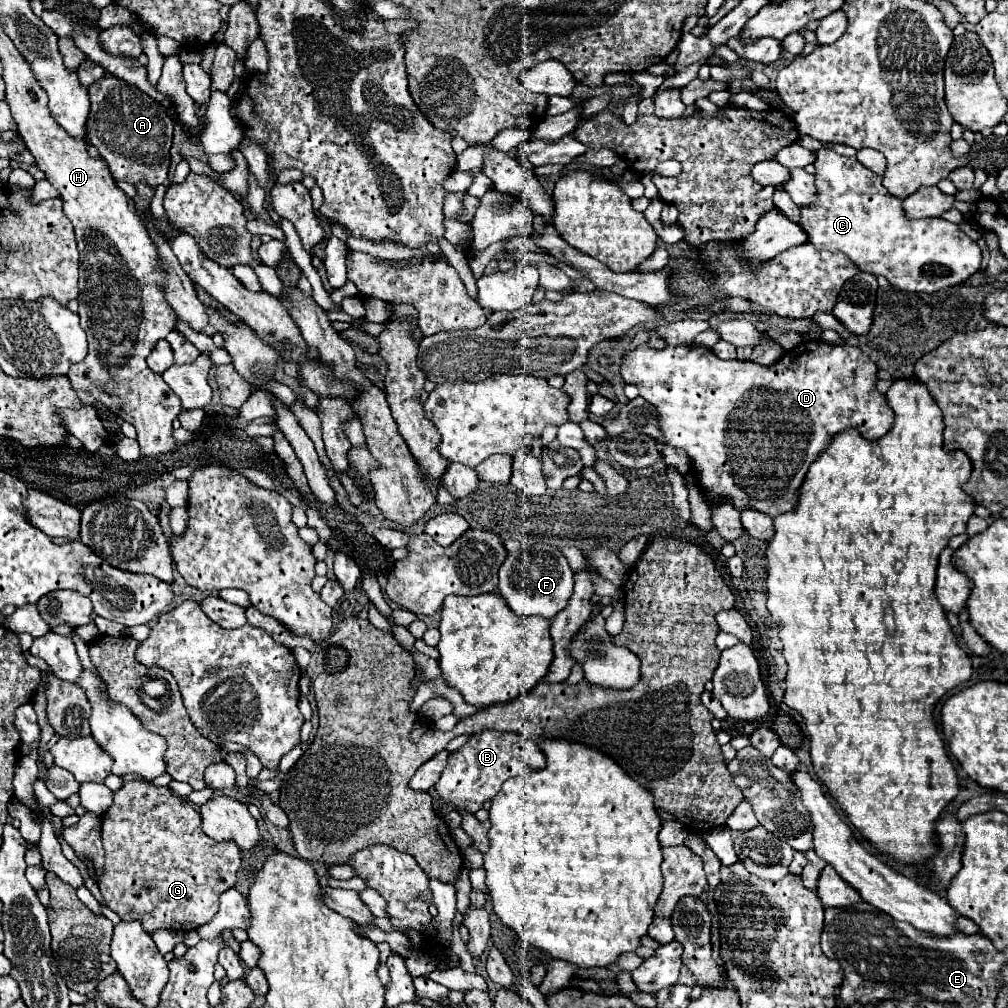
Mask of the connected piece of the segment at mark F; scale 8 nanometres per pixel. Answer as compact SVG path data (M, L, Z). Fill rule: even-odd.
M523 543L523 547L509 553L499 567L499 593L519 617L541 615L545 619L553 619L561 609L565 609L569 595L573 593L573 571L561 553L561 547Z

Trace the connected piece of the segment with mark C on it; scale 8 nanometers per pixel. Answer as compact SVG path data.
M821 149L817 151L815 169L817 203L813 207L801 207L801 229L807 233L809 243L813 243L817 249L841 251L861 271L875 277L883 275L893 287L913 293L935 293L939 289L959 285L981 269L981 249L959 229L959 225L939 217L917 221L907 219L903 215L901 199L889 195L881 183L881 177L863 167L855 157L843 157L831 149Z

